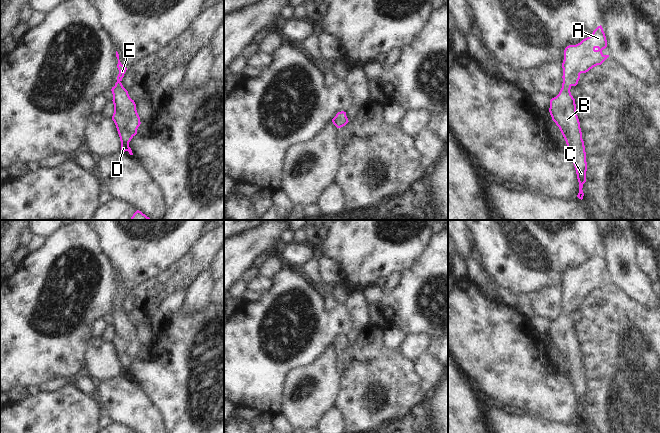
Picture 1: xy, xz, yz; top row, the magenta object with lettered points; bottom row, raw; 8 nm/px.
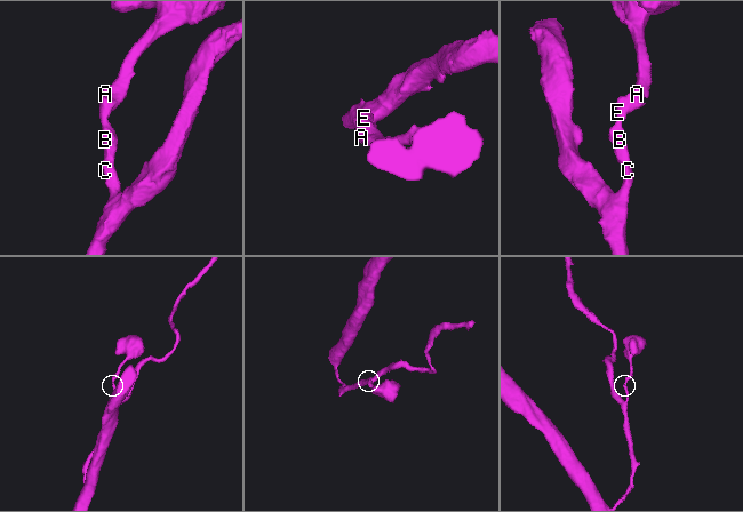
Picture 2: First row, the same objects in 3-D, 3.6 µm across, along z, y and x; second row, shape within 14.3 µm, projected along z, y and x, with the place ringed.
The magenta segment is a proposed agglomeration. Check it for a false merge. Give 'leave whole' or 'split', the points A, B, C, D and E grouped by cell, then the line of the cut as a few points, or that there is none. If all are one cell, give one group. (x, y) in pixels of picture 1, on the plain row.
leave whole; A B C D E; no cut

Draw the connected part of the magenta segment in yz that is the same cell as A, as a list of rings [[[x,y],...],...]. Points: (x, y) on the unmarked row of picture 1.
[[[601,249],[580,267],[567,270],[562,287],[562,312],[559,318],[550,324],[549,336],[566,365],[565,376],[573,385],[579,406],[577,421],[581,424],[584,420],[582,412],[586,406],[587,386],[575,323],[570,313],[578,308],[581,297],[586,297],[593,291],[601,289],[609,281],[602,277],[606,271],[607,264]]]

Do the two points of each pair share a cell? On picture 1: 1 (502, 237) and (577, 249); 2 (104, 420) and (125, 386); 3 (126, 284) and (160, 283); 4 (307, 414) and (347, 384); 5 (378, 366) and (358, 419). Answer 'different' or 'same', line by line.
1: same
2: different
3: different
4: different
5: same

